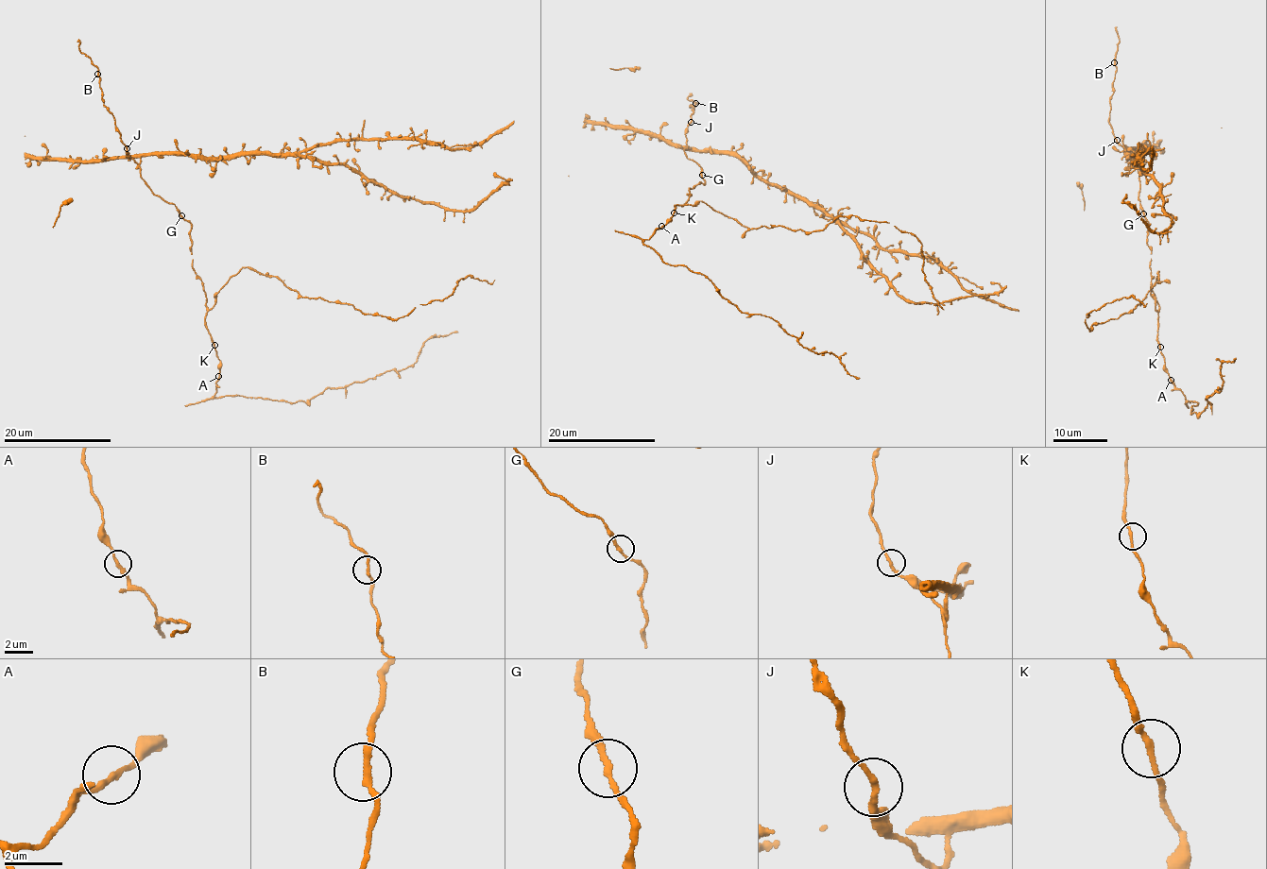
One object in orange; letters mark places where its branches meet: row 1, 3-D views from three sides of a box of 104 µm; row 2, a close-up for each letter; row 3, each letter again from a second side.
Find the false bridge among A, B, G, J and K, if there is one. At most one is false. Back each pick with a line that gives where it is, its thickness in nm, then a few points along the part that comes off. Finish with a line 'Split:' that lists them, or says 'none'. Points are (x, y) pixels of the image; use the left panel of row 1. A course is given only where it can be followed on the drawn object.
Split: none

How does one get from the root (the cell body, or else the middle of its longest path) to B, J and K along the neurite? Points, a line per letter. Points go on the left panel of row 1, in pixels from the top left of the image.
B: (179, 212), (177, 207), (158, 196), (141, 178), (141, 167), (129, 159), (113, 115), (103, 103), (97, 74)
J: (179, 212), (177, 207), (158, 196), (141, 178), (141, 167), (129, 159), (127, 148)
K: (179, 212), (191, 224), (192, 269), (201, 281), (206, 296), (205, 326), (214, 345)

